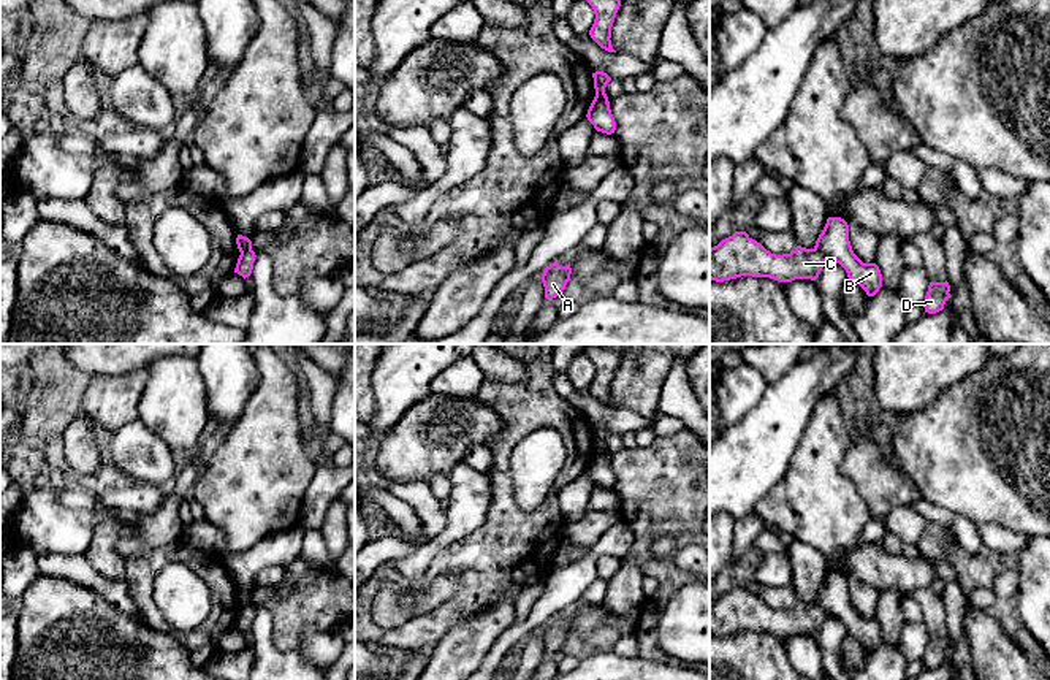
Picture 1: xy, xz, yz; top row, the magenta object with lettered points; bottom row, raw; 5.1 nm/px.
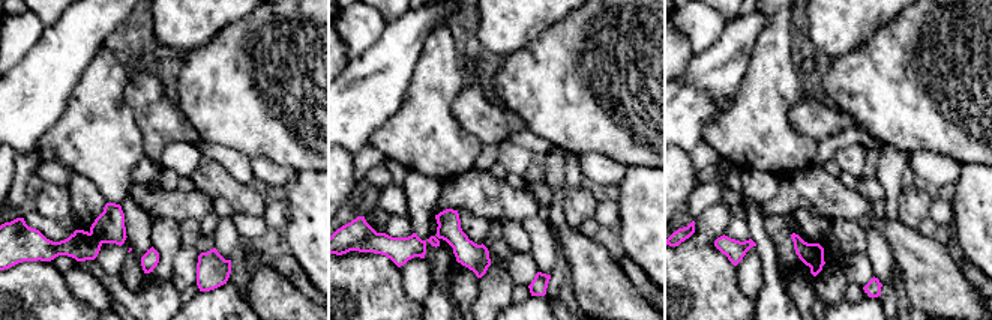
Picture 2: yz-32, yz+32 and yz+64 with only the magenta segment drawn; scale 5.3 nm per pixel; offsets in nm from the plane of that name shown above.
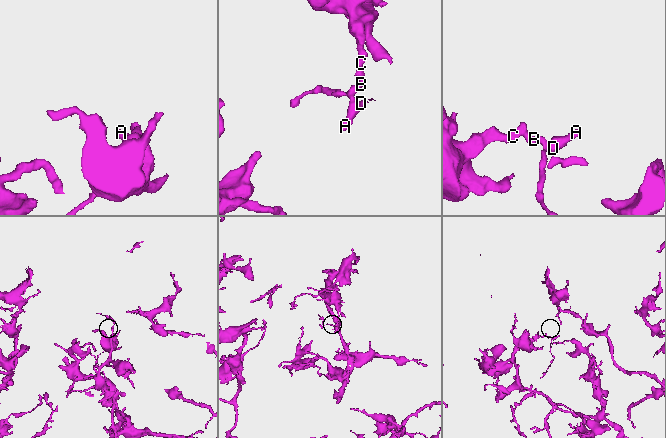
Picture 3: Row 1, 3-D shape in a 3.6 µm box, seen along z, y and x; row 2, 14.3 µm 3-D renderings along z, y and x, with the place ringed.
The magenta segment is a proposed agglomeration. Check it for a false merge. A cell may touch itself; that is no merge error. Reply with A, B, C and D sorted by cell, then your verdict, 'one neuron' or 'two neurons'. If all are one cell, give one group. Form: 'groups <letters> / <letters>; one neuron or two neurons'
groups A B D / C; two neurons

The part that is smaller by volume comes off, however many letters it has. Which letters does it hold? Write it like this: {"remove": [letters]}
{"remove": ["A", "B", "D"]}

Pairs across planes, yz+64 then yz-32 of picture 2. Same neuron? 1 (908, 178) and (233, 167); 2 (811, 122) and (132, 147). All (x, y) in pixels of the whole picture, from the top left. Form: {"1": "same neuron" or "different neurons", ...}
{"1": "same neuron", "2": "different neurons"}

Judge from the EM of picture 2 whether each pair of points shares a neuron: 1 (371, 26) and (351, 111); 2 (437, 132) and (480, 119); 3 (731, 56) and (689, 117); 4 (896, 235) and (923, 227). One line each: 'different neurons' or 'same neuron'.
1: different neurons
2: different neurons
3: same neuron
4: different neurons

